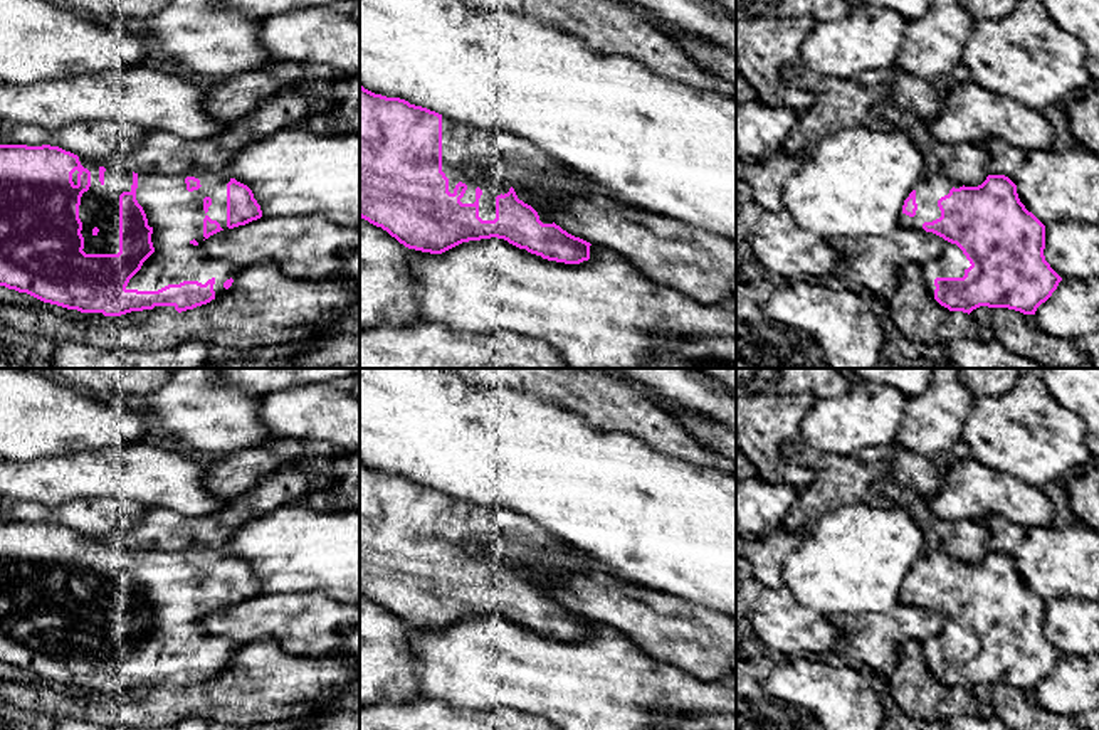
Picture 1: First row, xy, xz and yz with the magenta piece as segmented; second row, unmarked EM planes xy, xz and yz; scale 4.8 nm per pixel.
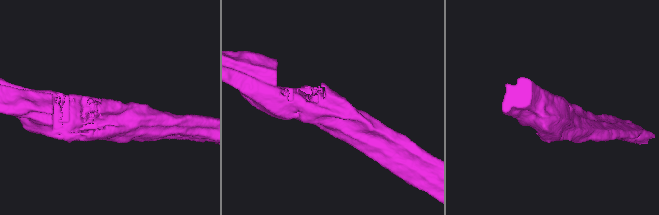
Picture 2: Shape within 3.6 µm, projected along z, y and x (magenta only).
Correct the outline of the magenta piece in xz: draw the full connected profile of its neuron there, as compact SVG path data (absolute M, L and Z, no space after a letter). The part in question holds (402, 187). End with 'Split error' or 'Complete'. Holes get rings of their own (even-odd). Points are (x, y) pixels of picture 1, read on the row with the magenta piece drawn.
M360 86L360 217L405 247L442 254L462 242L497 237L548 261L588 261L592 244L563 230L539 207L538 192L548 180L568 197L605 193L509 131L477 130Z. Split error

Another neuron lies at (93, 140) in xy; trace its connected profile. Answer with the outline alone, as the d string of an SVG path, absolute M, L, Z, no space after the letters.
M0 118L0 145L59 146L91 161L118 160L131 153L145 136L131 123L79 121L59 130Z

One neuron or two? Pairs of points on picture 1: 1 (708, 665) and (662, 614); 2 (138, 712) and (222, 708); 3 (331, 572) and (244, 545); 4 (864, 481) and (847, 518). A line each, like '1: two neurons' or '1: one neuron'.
1: one neuron
2: one neuron
3: one neuron
4: two neurons

